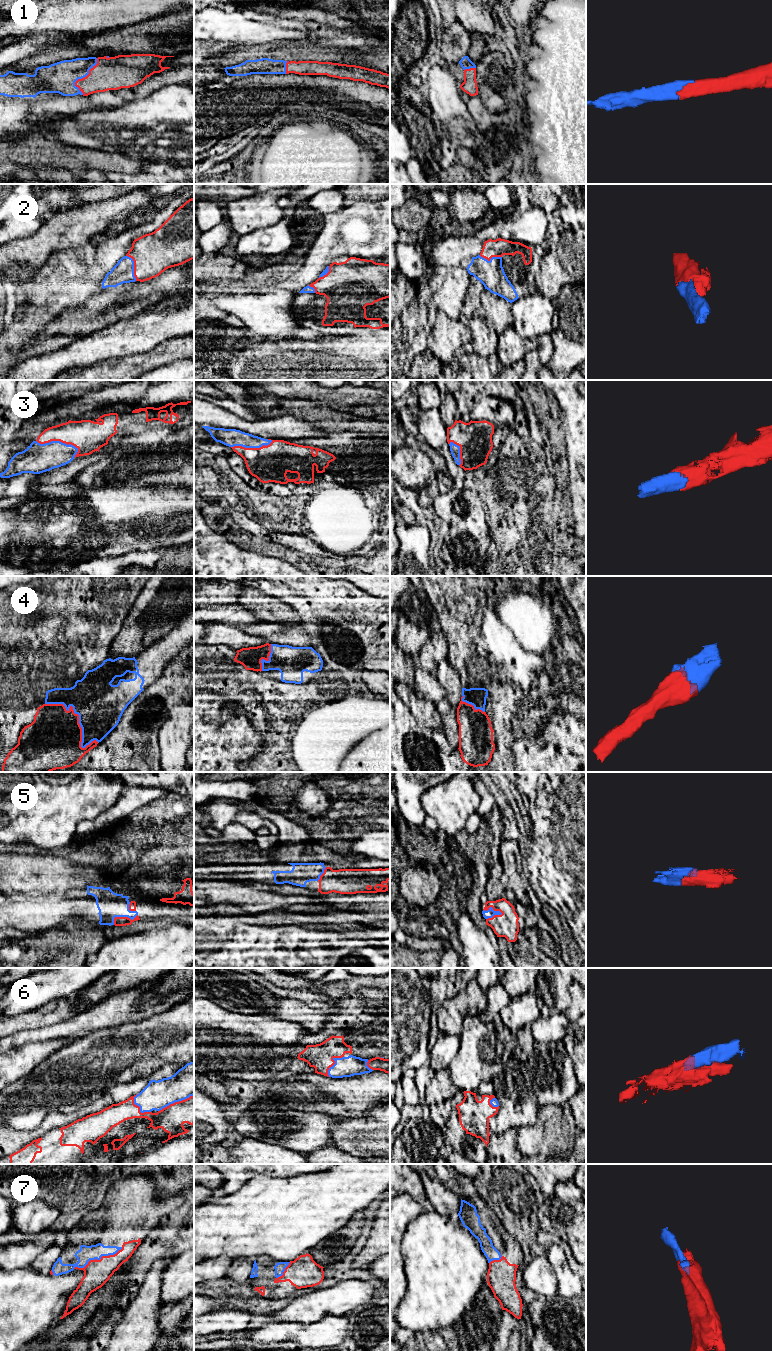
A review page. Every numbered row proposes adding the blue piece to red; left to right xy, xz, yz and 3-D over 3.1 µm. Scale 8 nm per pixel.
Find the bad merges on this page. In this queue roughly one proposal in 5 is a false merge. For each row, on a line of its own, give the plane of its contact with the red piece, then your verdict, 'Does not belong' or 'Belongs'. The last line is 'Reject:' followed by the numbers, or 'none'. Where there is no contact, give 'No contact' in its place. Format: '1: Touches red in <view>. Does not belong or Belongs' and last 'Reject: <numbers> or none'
1: Touches red in xy. Belongs
2: Touches red in xy. Belongs
3: Touches red in xy. Belongs
4: Touches red in xy. Belongs
5: Touches red in yz. Belongs
6: Touches red in xy. Belongs
7: Touches red in xy. Belongs
Reject: none

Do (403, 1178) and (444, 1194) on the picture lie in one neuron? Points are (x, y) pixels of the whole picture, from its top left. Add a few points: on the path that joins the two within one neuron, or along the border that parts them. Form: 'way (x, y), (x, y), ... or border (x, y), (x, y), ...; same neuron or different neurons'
way (413, 1183), (416, 1183), (424, 1191), (434, 1194); same neuron

